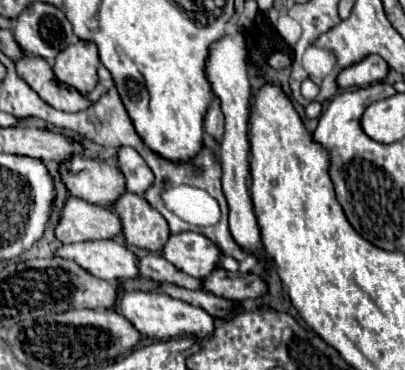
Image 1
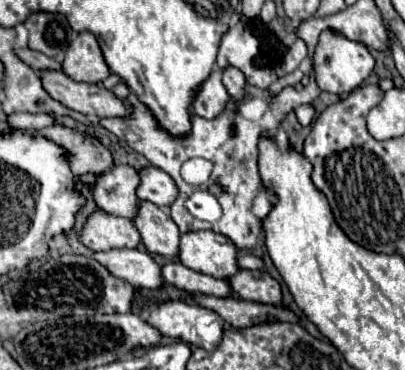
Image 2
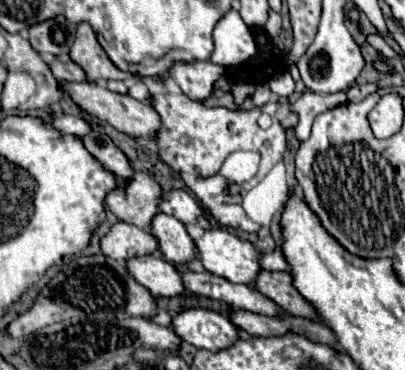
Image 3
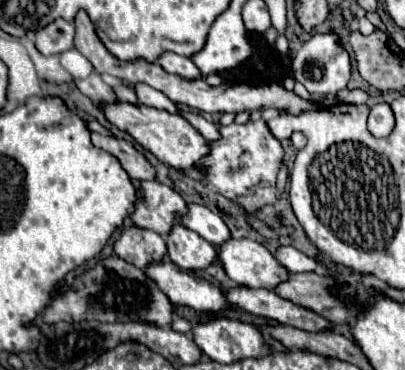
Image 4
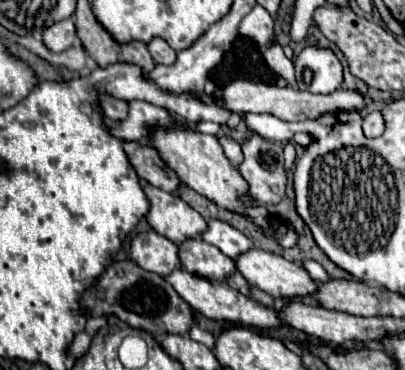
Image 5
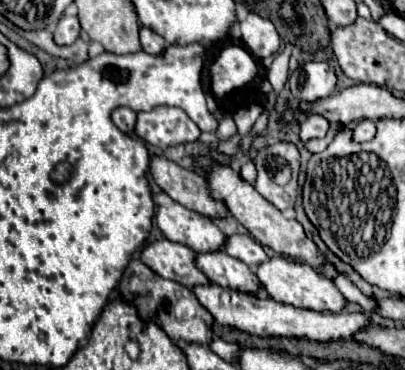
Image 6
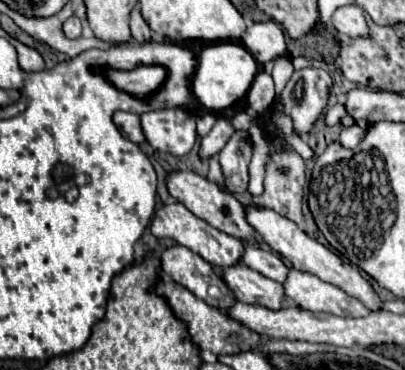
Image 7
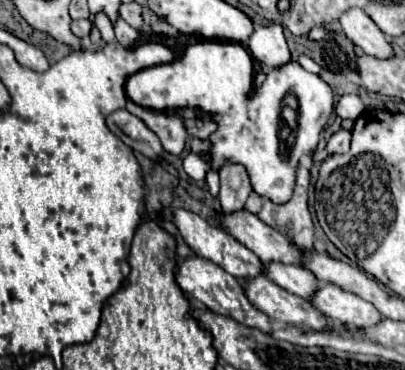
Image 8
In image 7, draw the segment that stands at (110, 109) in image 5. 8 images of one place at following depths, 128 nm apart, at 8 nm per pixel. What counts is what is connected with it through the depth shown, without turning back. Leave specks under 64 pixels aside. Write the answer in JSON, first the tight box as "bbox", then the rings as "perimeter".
{"bbox":[114,112,146,144],"perimeter":[[[116,112],[116,114],[114,114],[114,124],[116,124],[118,130],[120,130],[128,140],[132,140],[134,144],[146,142],[144,132],[142,132],[142,126],[140,126],[140,118],[138,118],[136,114]]]}

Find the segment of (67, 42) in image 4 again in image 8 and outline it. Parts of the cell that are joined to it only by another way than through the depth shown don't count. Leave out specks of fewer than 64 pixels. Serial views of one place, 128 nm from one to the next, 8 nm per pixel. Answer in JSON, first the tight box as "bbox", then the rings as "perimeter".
{"bbox":[72,18,92,38],"perimeter":[[[90,18],[74,20],[74,22],[72,22],[72,32],[74,32],[78,38],[86,38],[86,36],[90,36],[90,30],[92,30],[92,22],[90,22]]]}

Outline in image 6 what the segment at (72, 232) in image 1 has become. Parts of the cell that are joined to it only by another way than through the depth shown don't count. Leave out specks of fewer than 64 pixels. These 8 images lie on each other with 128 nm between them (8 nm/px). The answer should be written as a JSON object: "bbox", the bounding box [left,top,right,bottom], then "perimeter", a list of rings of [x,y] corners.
{"bbox":[142,240,210,288],"perimeter":[[[158,240],[142,250],[142,262],[146,266],[162,278],[174,280],[188,288],[210,284],[210,280],[196,268],[194,258],[196,254],[192,248],[170,240]]]}

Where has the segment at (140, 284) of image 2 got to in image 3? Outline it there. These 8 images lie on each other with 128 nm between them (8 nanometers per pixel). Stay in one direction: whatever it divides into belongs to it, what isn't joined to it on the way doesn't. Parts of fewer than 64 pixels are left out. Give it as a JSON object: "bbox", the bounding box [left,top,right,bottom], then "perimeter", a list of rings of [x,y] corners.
{"bbox":[126,256,186,296],"perimeter":[[[138,256],[126,262],[128,272],[132,272],[134,280],[146,286],[154,296],[180,296],[186,294],[186,286],[182,274],[174,264],[164,260],[162,256]]]}

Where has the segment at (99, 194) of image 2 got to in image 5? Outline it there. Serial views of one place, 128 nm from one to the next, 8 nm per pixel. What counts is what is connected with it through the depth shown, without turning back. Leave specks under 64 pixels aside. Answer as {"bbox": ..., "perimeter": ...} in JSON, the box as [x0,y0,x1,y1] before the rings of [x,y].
{"bbox":[144,184,206,244],"perimeter":[[[150,184],[144,186],[144,192],[152,204],[146,218],[160,236],[166,236],[174,244],[182,244],[184,240],[198,238],[202,232],[206,232],[206,220],[182,198]]]}

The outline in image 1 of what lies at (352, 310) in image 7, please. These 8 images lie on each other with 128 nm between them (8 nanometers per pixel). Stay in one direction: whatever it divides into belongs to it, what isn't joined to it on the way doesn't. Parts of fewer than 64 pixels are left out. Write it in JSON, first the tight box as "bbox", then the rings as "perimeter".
{"bbox":[162,232,222,278],"perimeter":[[[180,232],[170,236],[162,256],[182,272],[194,278],[206,278],[212,270],[216,270],[222,250],[204,234]]]}

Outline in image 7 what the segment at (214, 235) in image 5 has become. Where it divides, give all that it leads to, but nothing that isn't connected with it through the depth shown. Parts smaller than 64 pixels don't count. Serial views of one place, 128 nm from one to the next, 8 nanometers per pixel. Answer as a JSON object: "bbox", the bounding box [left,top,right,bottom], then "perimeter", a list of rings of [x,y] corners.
{"bbox":[242,246,288,282],"perimeter":[[[246,246],[246,252],[242,256],[242,262],[256,272],[264,274],[266,278],[272,278],[276,282],[284,282],[288,276],[288,266],[270,250],[262,250],[256,246]]]}

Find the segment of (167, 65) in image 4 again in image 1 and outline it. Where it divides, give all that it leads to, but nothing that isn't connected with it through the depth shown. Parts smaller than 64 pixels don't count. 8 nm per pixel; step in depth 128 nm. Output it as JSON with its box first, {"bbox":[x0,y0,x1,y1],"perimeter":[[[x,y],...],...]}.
{"bbox":[204,96,224,142],"perimeter":[[[216,96],[212,98],[208,112],[204,114],[204,130],[212,138],[216,138],[218,142],[222,140],[222,134],[224,134],[224,114],[220,110],[220,100]]]}

